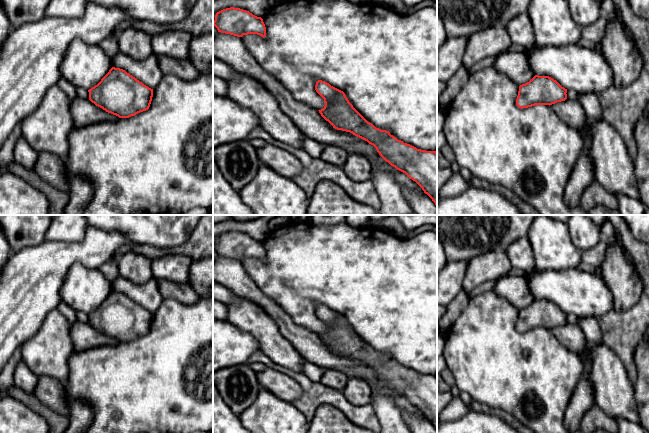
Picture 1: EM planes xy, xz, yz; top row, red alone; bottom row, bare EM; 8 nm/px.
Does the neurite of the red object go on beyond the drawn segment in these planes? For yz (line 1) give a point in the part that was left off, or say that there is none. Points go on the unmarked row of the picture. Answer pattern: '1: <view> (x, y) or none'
1: none

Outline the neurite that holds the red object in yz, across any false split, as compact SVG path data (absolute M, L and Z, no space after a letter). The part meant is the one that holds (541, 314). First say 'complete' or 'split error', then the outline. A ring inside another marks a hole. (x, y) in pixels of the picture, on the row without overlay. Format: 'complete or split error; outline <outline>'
complete; outline M535 299L529 306L519 310L516 329L523 333L535 329L552 329L567 323L567 313L549 300Z

